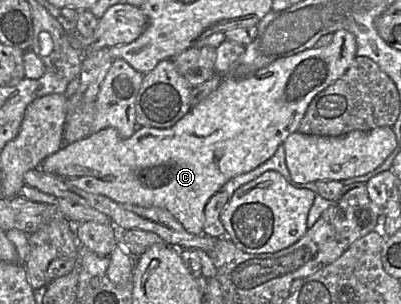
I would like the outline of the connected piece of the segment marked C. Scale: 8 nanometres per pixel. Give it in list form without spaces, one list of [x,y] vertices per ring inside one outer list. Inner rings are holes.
[[[338,30],[332,34],[333,39],[329,45],[322,48],[313,47],[303,52],[296,53],[293,56],[280,58],[249,76],[235,78],[223,75],[218,88],[204,100],[192,106],[191,109],[171,127],[138,127],[135,133],[127,139],[121,138],[116,129],[107,127],[73,143],[64,144],[64,146],[62,146],[57,152],[48,156],[40,164],[38,169],[45,173],[63,178],[80,190],[92,194],[107,196],[118,203],[138,205],[142,207],[164,208],[183,225],[187,232],[199,235],[203,232],[203,225],[205,220],[204,209],[208,200],[215,193],[220,191],[223,185],[230,179],[253,170],[271,158],[276,152],[277,148],[282,143],[284,143],[287,137],[298,130],[300,122],[304,117],[306,110],[313,98],[329,85],[338,80],[348,70],[354,59],[357,57],[357,44],[354,34],[346,30]]]

